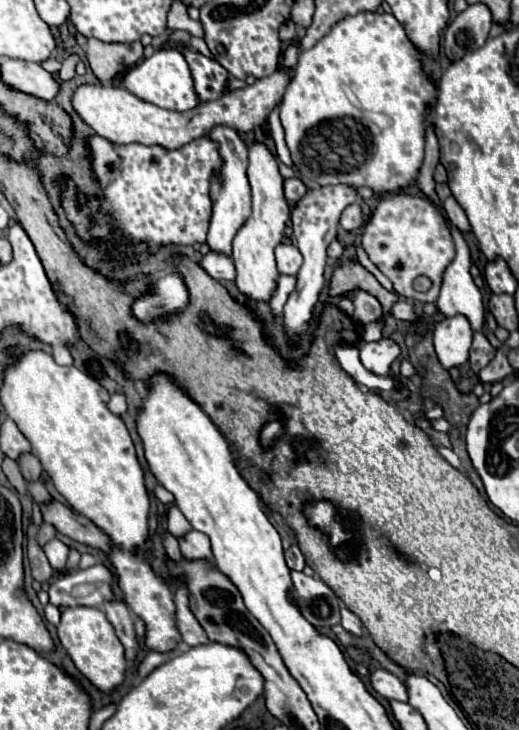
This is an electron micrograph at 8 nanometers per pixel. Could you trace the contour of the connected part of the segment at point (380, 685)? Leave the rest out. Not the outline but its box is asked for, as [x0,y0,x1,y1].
[371,669,409,701]

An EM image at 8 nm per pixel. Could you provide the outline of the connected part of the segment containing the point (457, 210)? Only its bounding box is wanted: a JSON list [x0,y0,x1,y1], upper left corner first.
[443,197,471,233]

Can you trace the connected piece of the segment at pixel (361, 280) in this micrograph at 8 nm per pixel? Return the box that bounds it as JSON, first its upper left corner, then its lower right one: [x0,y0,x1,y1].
[329,263,397,315]

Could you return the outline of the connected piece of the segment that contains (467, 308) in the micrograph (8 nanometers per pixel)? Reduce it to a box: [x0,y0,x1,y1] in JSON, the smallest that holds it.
[437,225,485,331]

